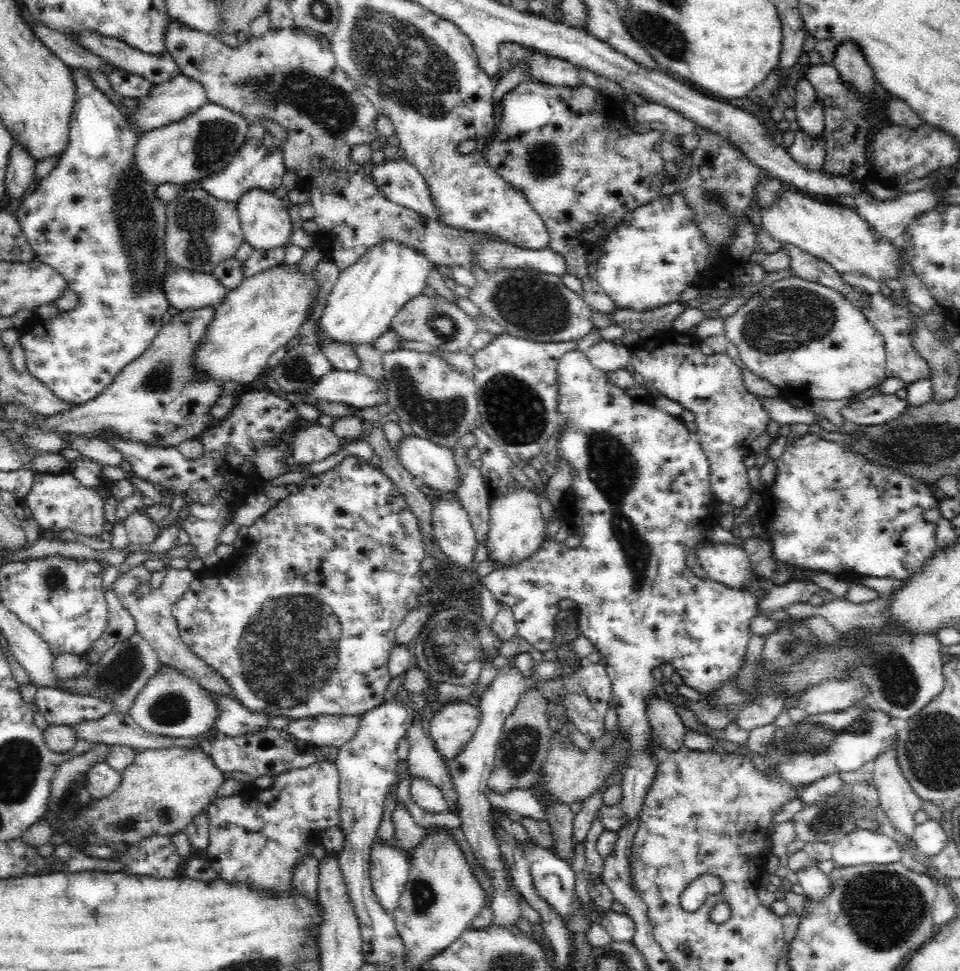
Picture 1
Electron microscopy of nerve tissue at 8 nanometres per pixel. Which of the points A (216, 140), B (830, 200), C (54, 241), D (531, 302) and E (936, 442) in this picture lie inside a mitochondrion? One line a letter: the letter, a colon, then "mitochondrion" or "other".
A: mitochondrion
B: other
C: other
D: mitochondrion
E: mitochondrion

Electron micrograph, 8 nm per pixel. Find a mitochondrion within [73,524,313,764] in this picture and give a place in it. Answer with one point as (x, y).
(122, 672)

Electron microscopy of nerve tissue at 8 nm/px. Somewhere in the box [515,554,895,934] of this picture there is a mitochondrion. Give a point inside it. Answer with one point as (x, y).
(818, 741)

